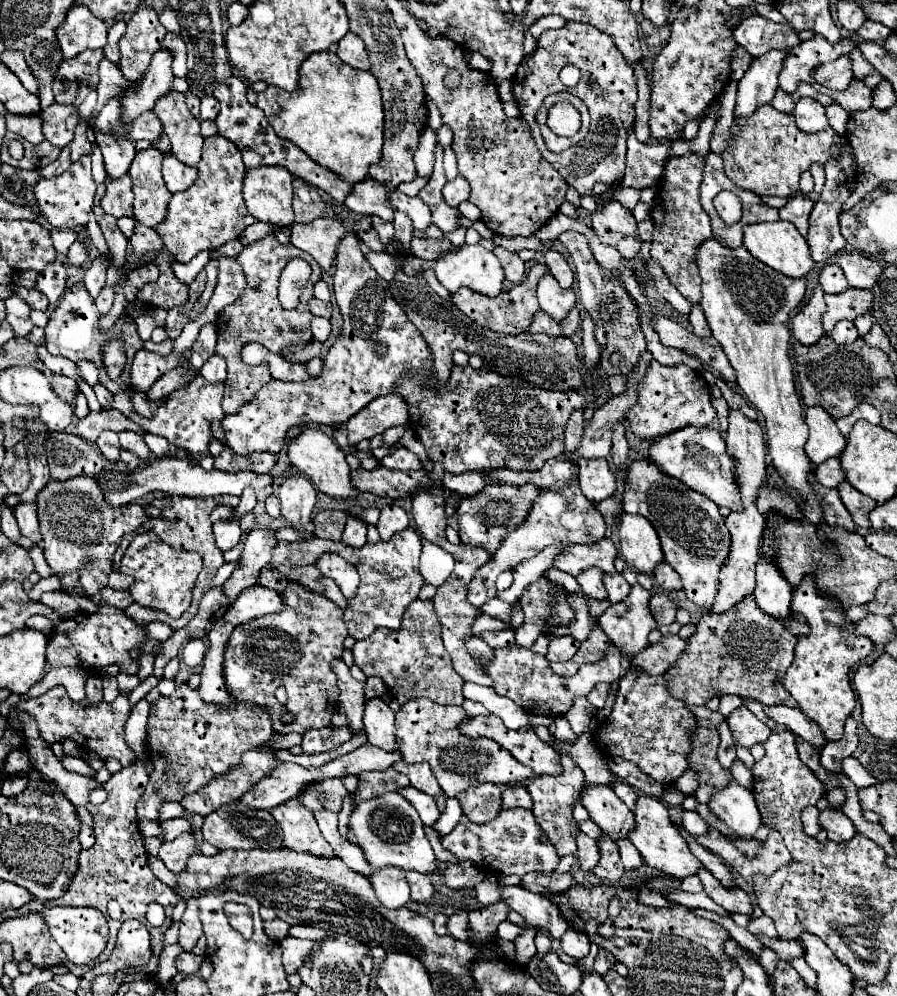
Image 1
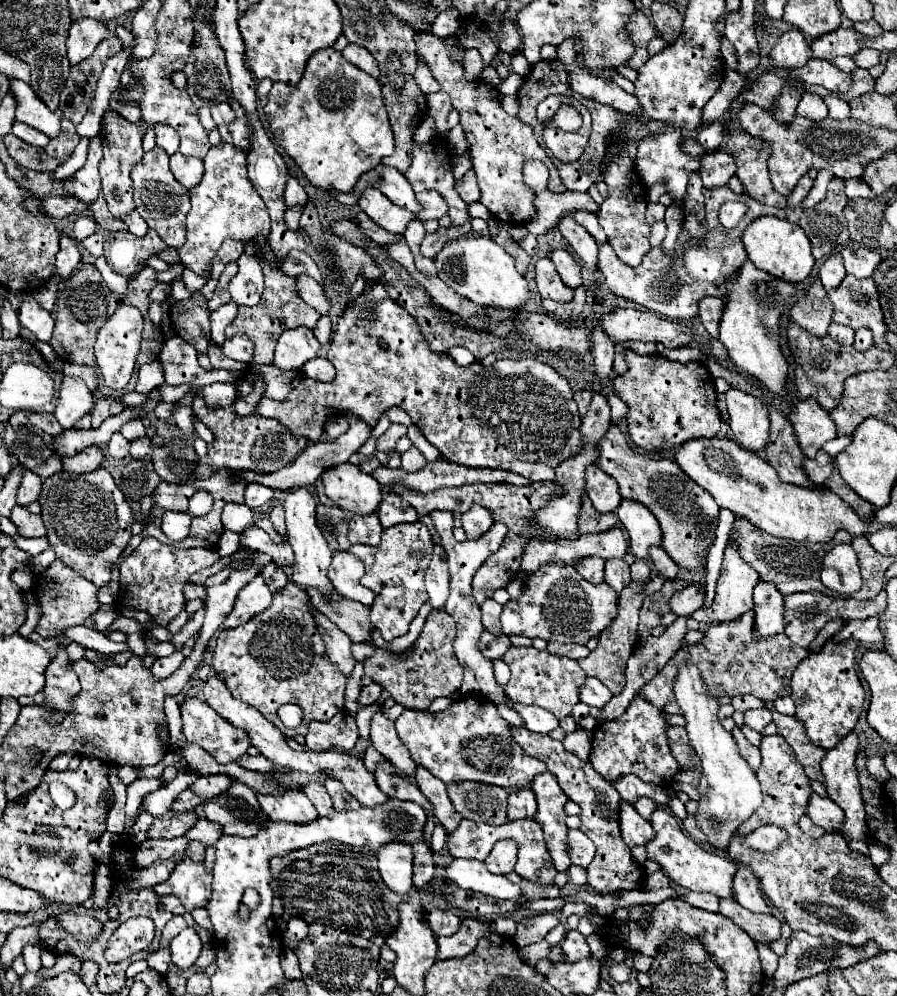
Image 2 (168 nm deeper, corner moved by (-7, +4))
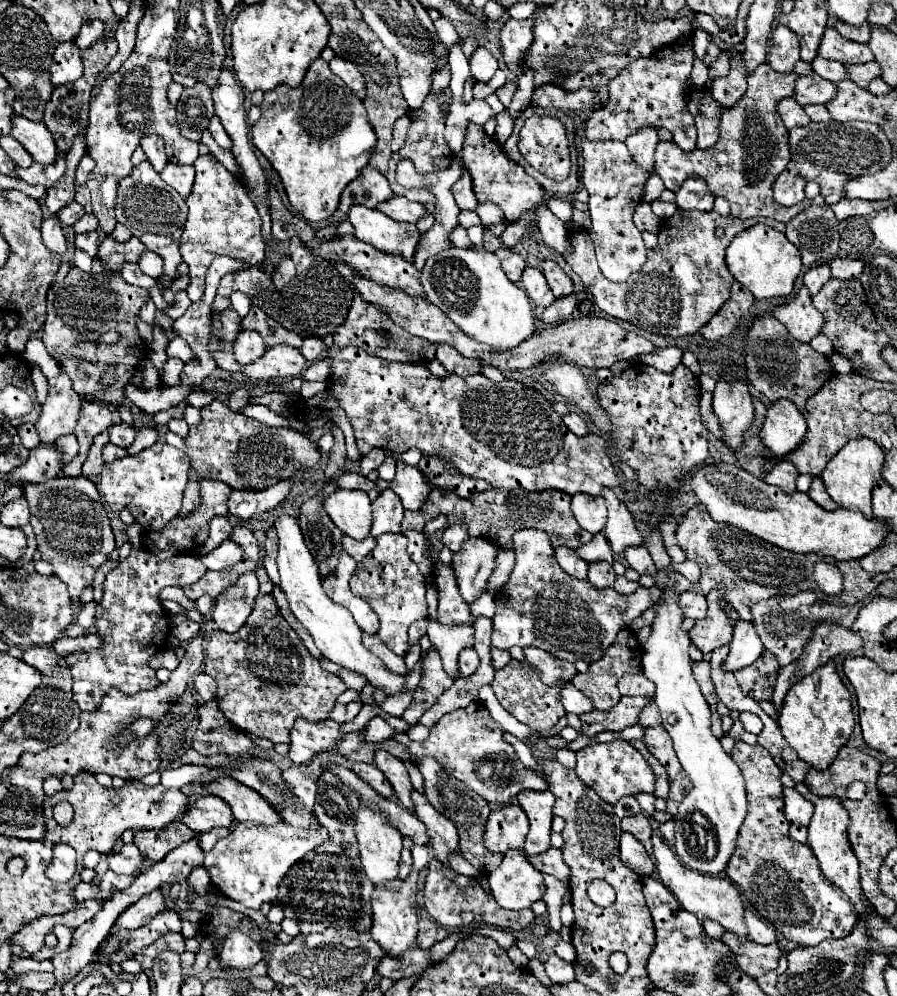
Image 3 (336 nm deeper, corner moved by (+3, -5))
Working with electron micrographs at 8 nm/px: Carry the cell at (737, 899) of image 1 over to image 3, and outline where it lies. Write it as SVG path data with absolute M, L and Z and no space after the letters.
M726 932L722 942L732 950L732 954L736 954L738 968L752 978L760 978L760 974L776 970L778 966L778 958L780 958L778 944L760 946L752 940L740 942L732 932Z

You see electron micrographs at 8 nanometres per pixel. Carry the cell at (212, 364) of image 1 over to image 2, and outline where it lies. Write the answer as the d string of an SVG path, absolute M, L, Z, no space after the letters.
M236 335L236 337L224 341L222 353L228 359L250 363L250 359L252 359L252 341L248 337L244 337L244 335Z

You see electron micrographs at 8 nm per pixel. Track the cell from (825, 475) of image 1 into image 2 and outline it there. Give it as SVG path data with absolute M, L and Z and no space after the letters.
M820 451L814 459L806 459L804 461L806 475L818 485L822 485L826 481L826 477L830 477L834 467L836 467L836 459L830 457L826 451Z

